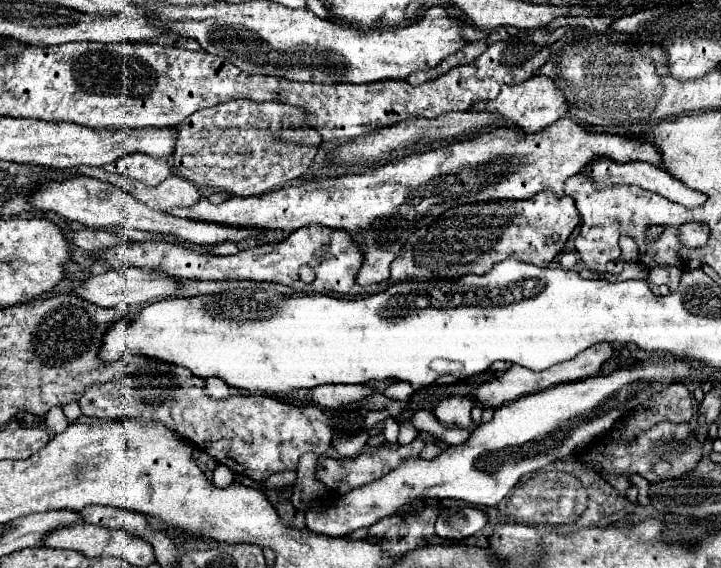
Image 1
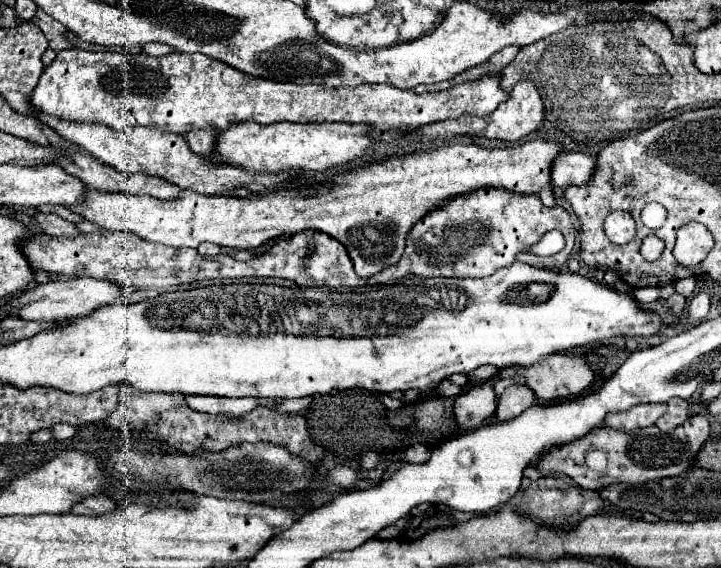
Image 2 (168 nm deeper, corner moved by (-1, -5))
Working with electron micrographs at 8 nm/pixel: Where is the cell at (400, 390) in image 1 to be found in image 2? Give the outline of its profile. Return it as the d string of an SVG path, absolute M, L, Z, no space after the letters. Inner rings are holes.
M300 397L300 399L290 399L290 401L282 401L280 405L276 405L274 409L276 411L282 411L282 413L302 413L306 411L310 405L312 405L312 397Z

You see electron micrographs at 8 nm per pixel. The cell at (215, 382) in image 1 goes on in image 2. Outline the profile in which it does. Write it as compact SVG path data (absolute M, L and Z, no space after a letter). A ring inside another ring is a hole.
M188 395L186 403L194 407L194 411L200 413L210 413L210 415L246 415L254 407L260 405L258 399L254 397L244 397L244 399L228 399L228 397L219 397L212 395Z

